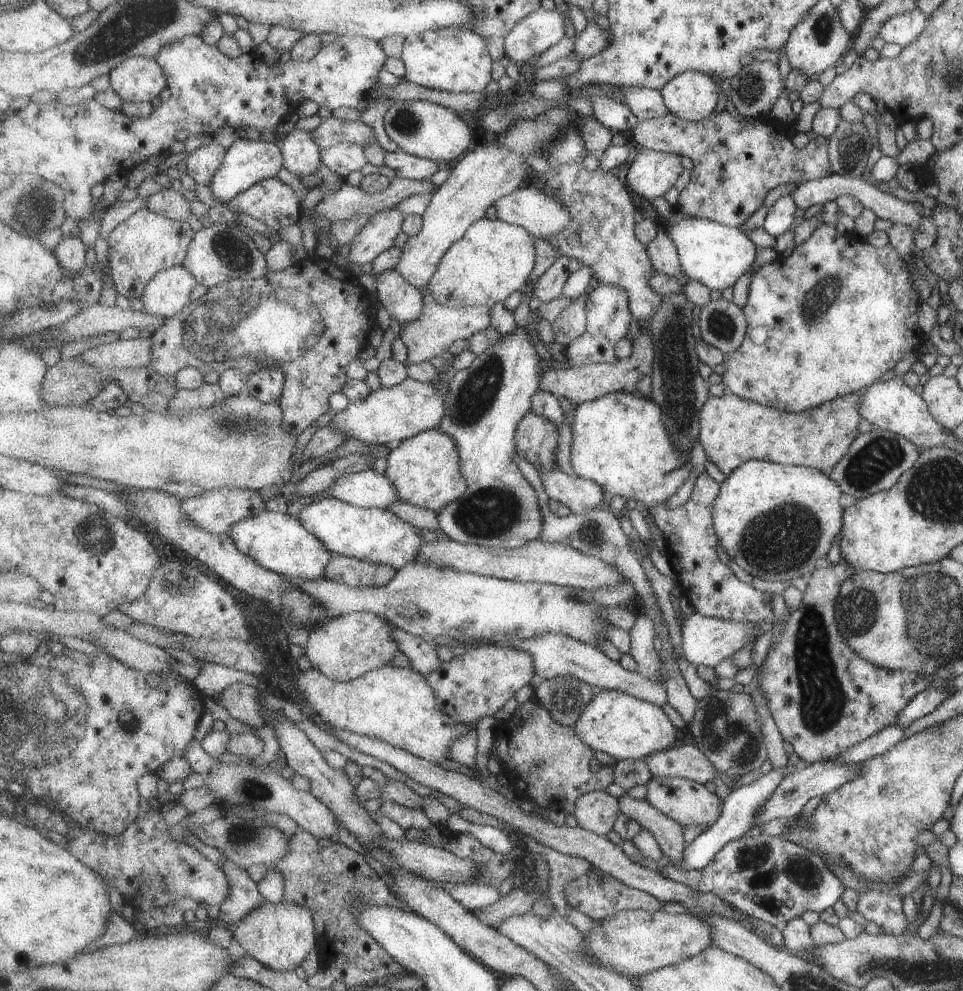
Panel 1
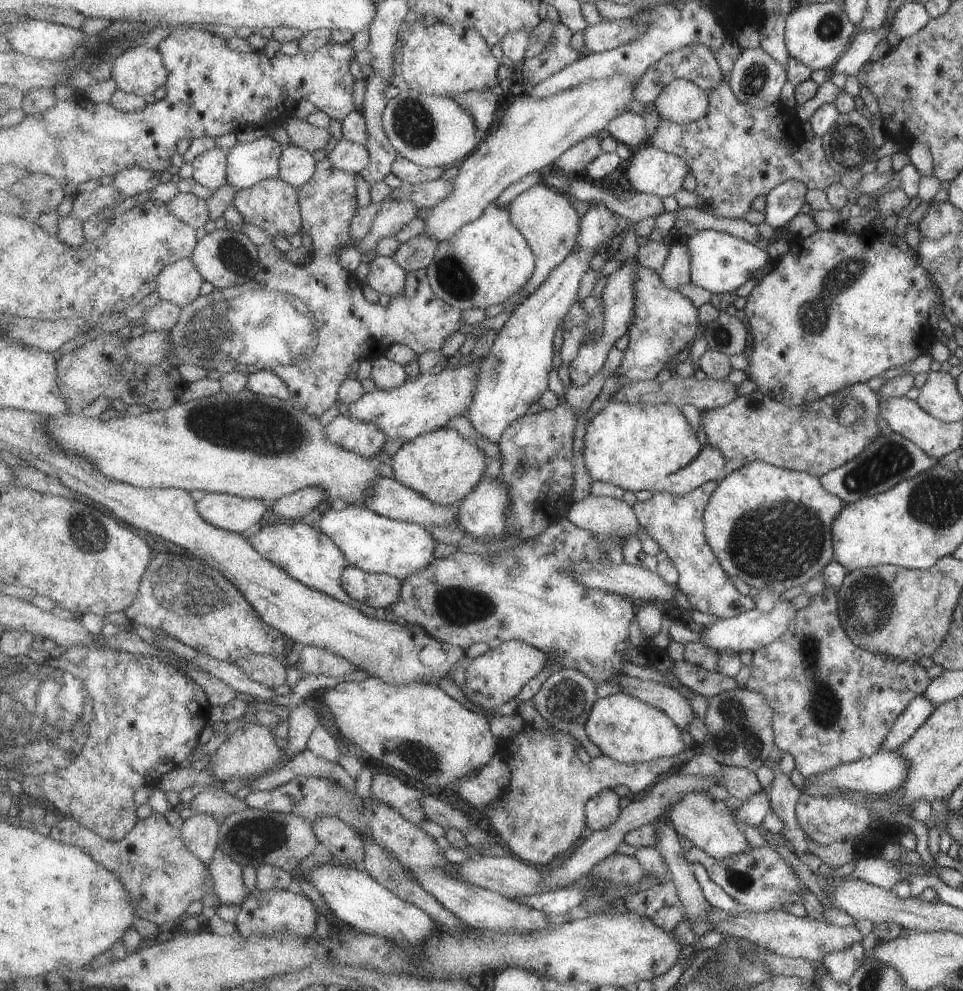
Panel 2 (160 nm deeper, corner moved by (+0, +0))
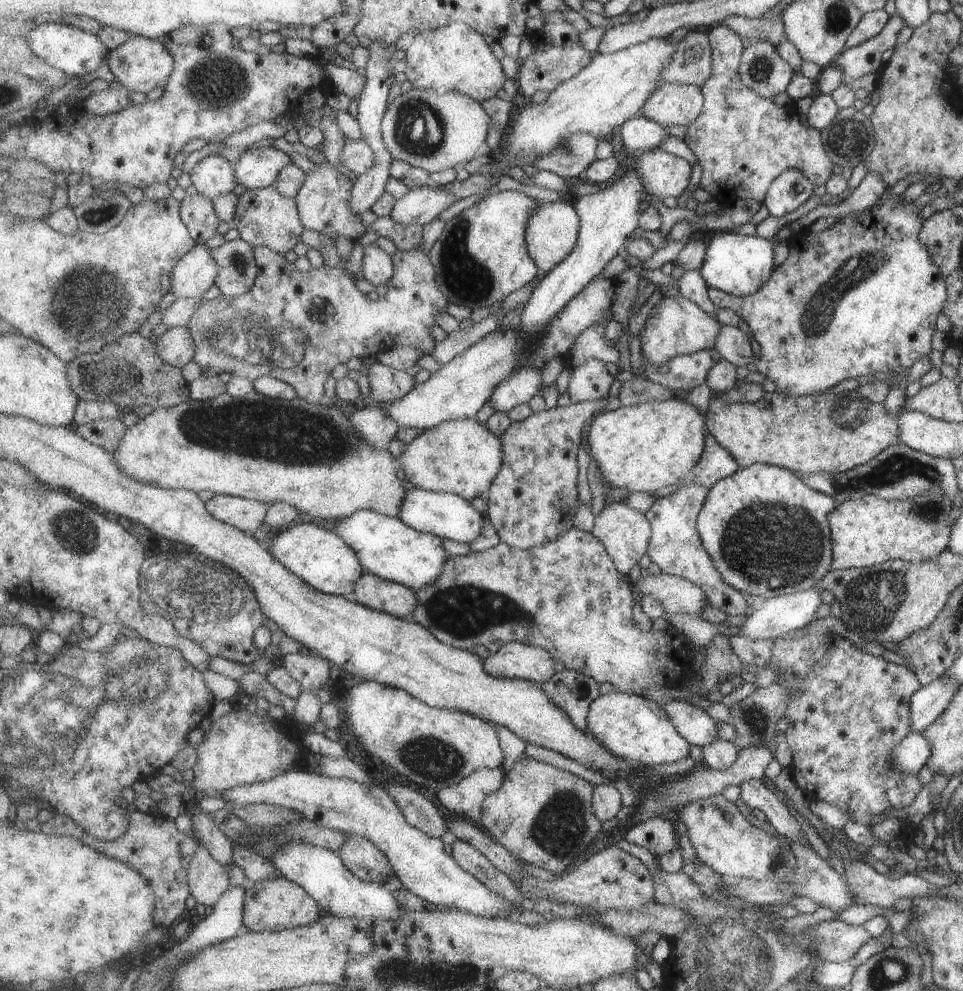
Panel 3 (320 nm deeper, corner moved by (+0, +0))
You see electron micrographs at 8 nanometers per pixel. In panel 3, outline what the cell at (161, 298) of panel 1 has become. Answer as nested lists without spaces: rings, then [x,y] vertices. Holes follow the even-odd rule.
[[[196,244],[193,250],[190,250],[180,261],[174,270],[174,276],[172,277],[172,290],[173,294],[178,297],[193,297],[199,300],[203,299],[203,294],[215,285],[218,280],[219,271],[222,268],[215,260],[214,252],[205,244]]]

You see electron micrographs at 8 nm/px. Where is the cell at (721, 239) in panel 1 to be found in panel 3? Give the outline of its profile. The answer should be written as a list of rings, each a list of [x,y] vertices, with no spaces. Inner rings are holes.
[[[735,231],[715,233],[708,237],[708,251],[699,272],[708,286],[736,297],[754,295],[763,288],[773,274],[773,246],[769,239],[759,235],[745,236]]]

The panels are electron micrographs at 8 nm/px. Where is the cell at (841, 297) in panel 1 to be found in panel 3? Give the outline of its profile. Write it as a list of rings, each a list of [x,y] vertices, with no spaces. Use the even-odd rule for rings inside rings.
[[[888,188],[869,208],[864,208],[858,218],[845,216],[837,218],[834,225],[830,225],[820,233],[814,233],[809,228],[797,234],[789,236],[785,243],[788,246],[788,254],[785,260],[775,267],[767,284],[760,288],[754,295],[736,297],[735,295],[719,292],[719,289],[711,287],[709,296],[715,303],[716,308],[731,308],[737,314],[749,320],[752,334],[757,343],[761,346],[760,355],[757,357],[755,367],[765,378],[775,383],[775,390],[794,397],[801,395],[816,395],[823,393],[825,389],[831,388],[841,380],[855,379],[858,376],[867,376],[875,372],[896,371],[898,368],[910,368],[910,366],[922,356],[927,356],[931,350],[931,332],[937,314],[941,312],[946,300],[946,283],[940,272],[940,268],[930,259],[930,253],[926,246],[918,239],[918,232],[921,230],[922,222],[917,217],[919,209],[913,201],[900,201],[899,196],[888,195]]]

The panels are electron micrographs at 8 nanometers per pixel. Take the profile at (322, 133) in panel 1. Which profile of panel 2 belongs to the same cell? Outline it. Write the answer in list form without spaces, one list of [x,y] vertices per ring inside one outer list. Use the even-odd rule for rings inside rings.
[[[295,116],[289,117],[285,122],[286,132],[291,140],[291,144],[302,149],[313,152],[318,148],[325,148],[329,144],[329,130],[316,128]]]

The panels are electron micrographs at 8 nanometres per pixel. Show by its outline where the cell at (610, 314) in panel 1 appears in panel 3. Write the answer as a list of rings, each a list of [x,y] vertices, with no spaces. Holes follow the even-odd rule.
[[[591,359],[583,366],[572,368],[569,395],[573,403],[597,403],[607,399],[615,377],[607,370],[605,362]]]

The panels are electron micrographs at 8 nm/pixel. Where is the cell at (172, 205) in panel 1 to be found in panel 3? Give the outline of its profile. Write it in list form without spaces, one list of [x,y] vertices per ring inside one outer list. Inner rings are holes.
[[[197,192],[193,196],[185,196],[181,204],[183,220],[197,244],[202,245],[211,240],[221,226],[214,200]]]

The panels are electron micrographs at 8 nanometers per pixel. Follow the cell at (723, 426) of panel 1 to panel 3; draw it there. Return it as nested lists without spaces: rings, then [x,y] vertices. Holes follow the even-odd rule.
[[[855,388],[836,394],[823,392],[798,397],[775,390],[754,403],[728,403],[714,394],[705,415],[707,432],[716,436],[734,454],[743,469],[755,463],[767,463],[801,475],[814,472],[842,473],[861,466],[885,447],[899,442],[897,414],[889,414],[881,404],[863,399]]]

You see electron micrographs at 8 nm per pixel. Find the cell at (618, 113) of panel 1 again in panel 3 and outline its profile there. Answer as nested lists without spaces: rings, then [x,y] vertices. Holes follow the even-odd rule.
[[[637,115],[620,126],[624,146],[637,153],[659,149],[661,144],[669,138],[665,125]]]

